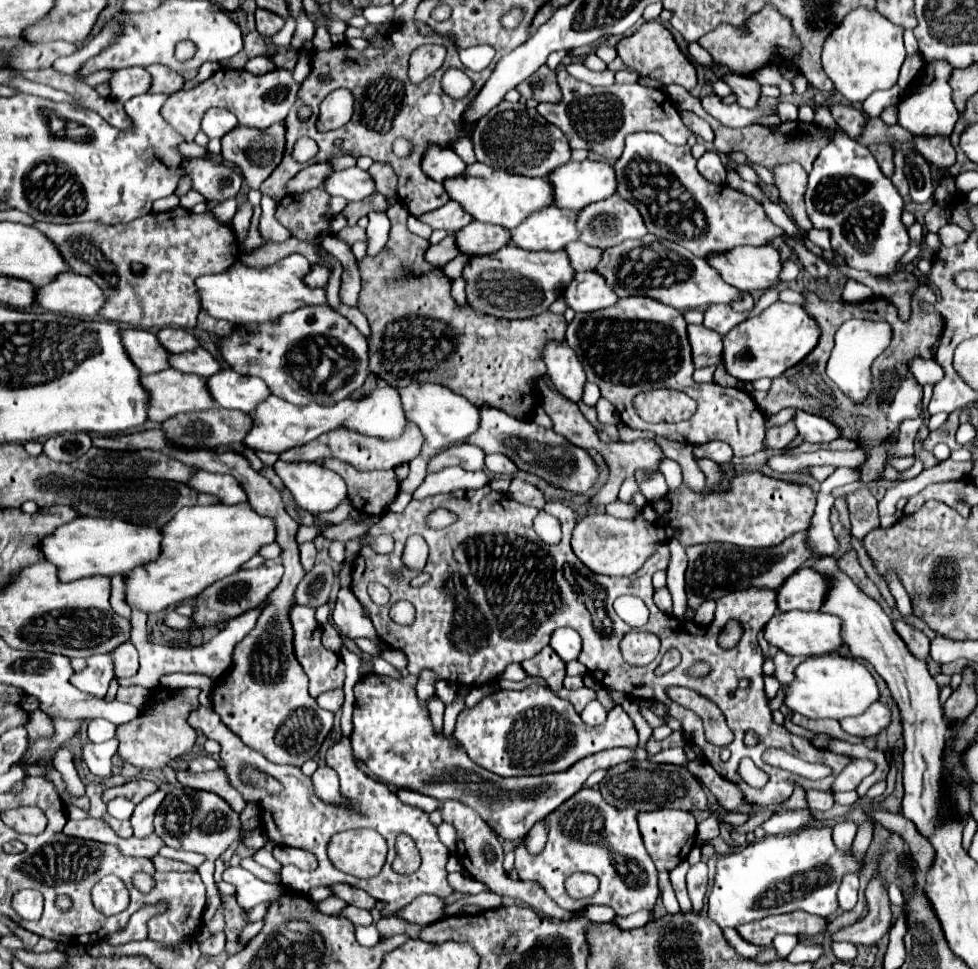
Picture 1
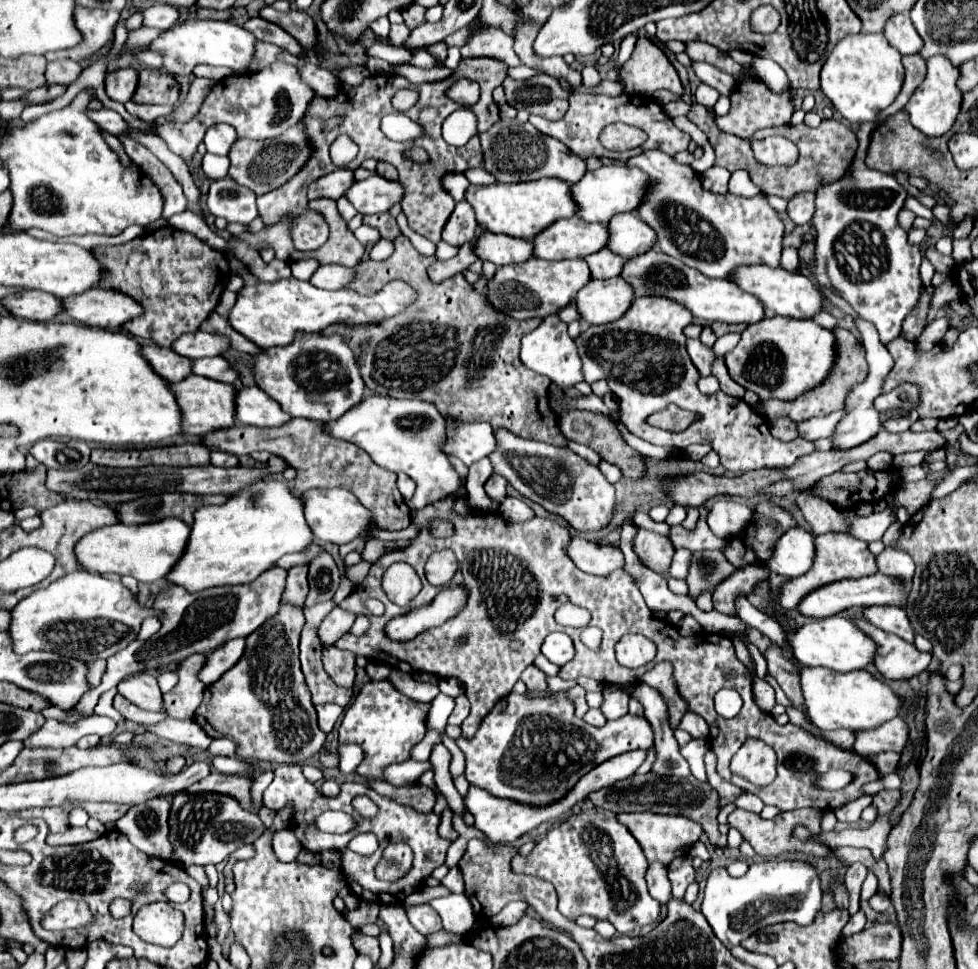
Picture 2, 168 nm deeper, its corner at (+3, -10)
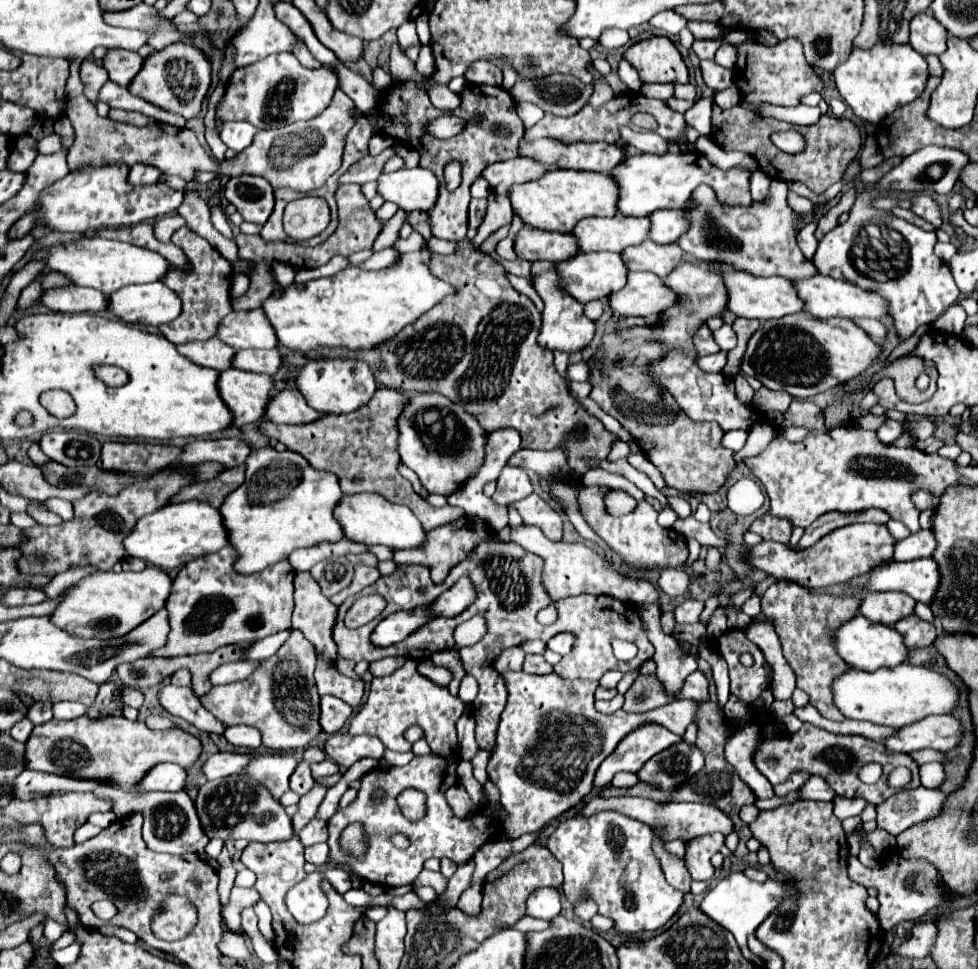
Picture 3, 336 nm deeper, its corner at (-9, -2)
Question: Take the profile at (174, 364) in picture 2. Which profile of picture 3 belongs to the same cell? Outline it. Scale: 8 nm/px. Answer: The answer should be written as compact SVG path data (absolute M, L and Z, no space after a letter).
M217 338L205 340L205 342L191 342L191 344L179 344L177 352L183 354L185 358L189 358L191 362L205 366L205 368L213 368L213 370L227 370L231 368L231 358L235 354L233 348L229 348L227 344L223 344Z

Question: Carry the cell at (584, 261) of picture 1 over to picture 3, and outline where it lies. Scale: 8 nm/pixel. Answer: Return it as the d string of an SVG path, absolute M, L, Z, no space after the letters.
M645 240L635 248L625 248L621 252L623 264L627 270L649 270L657 276L667 276L683 258L683 250L677 244L655 244Z

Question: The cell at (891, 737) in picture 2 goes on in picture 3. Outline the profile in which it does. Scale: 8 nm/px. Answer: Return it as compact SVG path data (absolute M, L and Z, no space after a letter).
M927 716L907 728L897 730L895 736L889 736L883 744L893 752L913 752L921 748L947 752L959 744L959 730L961 726L953 716Z

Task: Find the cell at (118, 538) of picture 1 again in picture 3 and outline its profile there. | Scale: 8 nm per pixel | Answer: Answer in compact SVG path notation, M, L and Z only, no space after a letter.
M197 500L167 504L161 510L139 518L133 532L129 532L127 538L123 540L127 558L139 558L167 572L195 558L217 552L223 546L227 546L227 530L223 526L219 510Z

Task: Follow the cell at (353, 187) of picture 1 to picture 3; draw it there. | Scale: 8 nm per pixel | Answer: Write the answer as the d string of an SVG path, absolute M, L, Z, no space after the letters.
M401 168L377 180L377 194L405 212L429 210L437 200L437 178L425 168Z

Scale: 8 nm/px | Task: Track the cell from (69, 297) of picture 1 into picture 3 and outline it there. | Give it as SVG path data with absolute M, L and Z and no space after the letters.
M163 282L119 288L107 296L107 310L137 326L167 324L181 314L181 300Z

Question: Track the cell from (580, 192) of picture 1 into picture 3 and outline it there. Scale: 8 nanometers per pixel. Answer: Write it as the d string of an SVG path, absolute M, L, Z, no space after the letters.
M687 152L687 154L637 154L637 156L629 156L627 160L623 160L623 164L617 164L611 170L611 178L619 184L619 214L623 216L649 216L655 210L661 208L683 208L687 206L687 200L691 198L691 192L701 184L709 184L715 192L717 198L725 204L751 204L751 194L749 194L749 172L747 170L719 170L717 166L713 166L703 154L699 152Z

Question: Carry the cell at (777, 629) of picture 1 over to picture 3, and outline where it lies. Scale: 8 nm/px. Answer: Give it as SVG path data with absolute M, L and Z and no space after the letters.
M855 614L853 620L845 620L835 632L833 632L833 644L837 654L857 670L873 672L881 666L897 666L907 658L907 648L903 646L903 638L895 628L889 628L885 624L875 624L867 620L863 614Z

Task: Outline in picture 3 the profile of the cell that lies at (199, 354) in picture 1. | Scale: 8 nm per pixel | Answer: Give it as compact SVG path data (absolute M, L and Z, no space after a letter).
M237 350L233 356L233 368L261 374L275 374L281 366L279 352L273 350Z

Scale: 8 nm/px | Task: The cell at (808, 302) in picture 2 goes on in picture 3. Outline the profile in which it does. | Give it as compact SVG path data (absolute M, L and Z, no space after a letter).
M815 274L807 280L795 280L795 290L799 292L799 298L803 300L803 308L805 312L809 312L815 318L833 318L833 316L841 316L841 318L855 318L855 316L863 316L863 318L879 318L887 314L887 304L883 298L879 298L873 292L861 290L851 282L845 280L835 280L831 276L823 276L823 274Z

